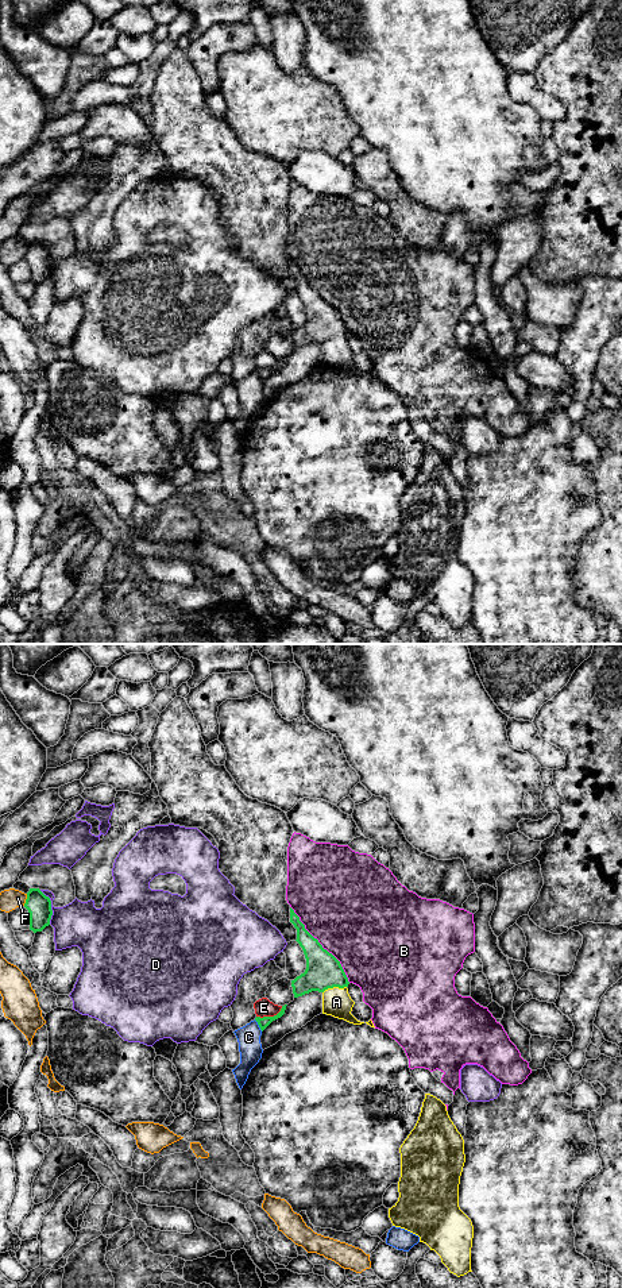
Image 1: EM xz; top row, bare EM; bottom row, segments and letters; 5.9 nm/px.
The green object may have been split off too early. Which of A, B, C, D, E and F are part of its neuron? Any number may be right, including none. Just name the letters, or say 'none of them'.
A

